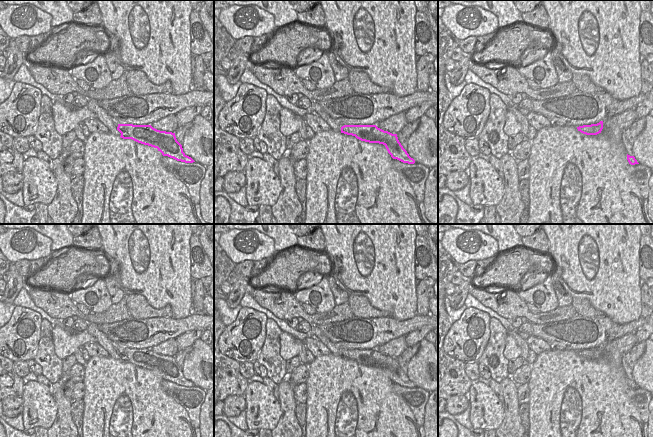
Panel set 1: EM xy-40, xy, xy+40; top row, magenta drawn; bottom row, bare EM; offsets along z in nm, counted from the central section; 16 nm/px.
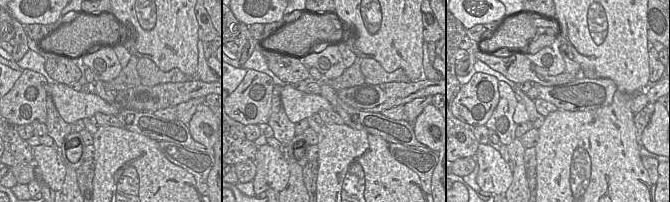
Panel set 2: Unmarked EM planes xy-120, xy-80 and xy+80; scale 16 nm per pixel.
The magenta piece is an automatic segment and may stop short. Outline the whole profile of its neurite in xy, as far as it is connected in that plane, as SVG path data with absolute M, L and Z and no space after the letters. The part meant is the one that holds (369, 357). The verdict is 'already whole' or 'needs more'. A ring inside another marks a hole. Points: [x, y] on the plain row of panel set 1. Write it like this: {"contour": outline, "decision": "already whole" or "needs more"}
{"contour": "M312 326L310 336L320 340L335 356L355 360L357 363L369 367L383 368L393 383L403 387L414 388L415 384L409 380L398 364L397 358L392 358L378 352L376 349L345 349L331 342L319 329Z", "decision": "needs more"}

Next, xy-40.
{"contour": "M88 323L87 332L96 338L97 343L109 353L111 358L157 372L163 380L177 385L195 386L183 376L182 369L177 365L175 357L160 355L151 349L121 348L101 332L95 323Z", "decision": "needs more"}

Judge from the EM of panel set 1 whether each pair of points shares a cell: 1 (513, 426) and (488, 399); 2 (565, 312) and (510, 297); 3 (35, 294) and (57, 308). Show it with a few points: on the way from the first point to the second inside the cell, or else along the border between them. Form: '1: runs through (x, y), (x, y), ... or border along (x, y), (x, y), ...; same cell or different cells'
1: border along (504, 405), (504, 418), (499, 426); different cells
2: runs through (551, 318), (540, 320), (532, 318), (524, 311); same cell
3: runs through (40, 297), (52, 303); same cell

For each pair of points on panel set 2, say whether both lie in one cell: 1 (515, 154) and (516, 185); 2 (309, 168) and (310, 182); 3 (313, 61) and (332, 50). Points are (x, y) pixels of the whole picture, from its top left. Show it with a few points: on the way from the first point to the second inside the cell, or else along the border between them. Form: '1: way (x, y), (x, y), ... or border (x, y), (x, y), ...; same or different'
1: way (518, 162), (518, 177); same
2: way (310, 171), (310, 179); same
3: way (318, 57), (320, 55), (327, 55); same

